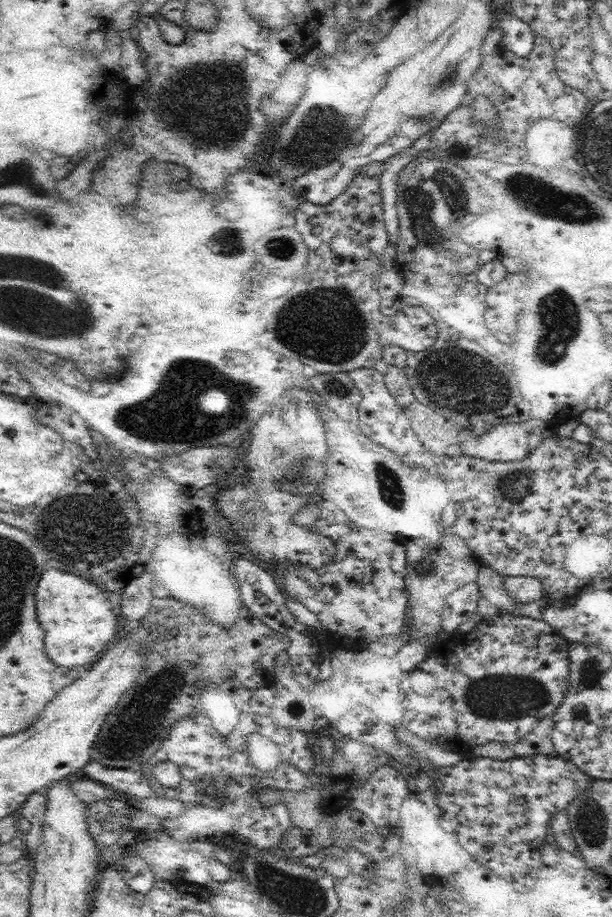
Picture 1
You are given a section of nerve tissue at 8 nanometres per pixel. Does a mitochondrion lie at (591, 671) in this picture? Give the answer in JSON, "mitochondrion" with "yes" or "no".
{"mitochondrion":"yes"}

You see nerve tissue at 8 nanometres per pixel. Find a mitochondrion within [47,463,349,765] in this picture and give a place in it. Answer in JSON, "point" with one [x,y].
{"point":[140,724]}

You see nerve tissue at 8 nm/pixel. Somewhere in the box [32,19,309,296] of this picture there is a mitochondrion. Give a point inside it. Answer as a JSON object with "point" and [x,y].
{"point":[214,98]}

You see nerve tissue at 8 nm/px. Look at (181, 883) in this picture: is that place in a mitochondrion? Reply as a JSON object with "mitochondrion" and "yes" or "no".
{"mitochondrion":"no"}

